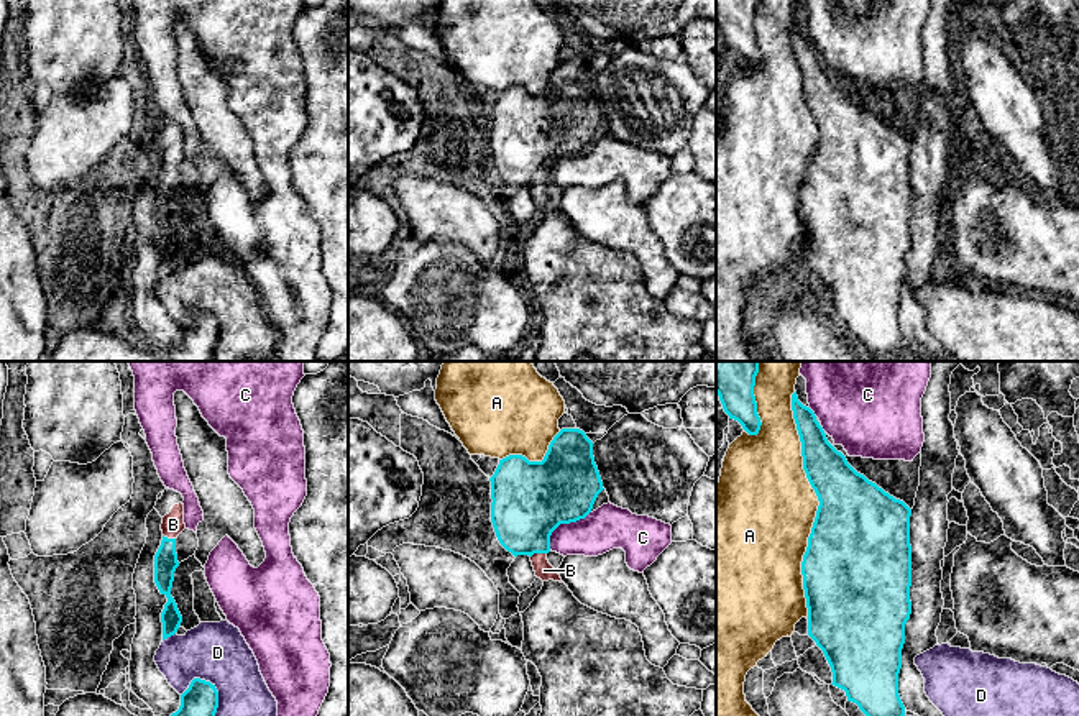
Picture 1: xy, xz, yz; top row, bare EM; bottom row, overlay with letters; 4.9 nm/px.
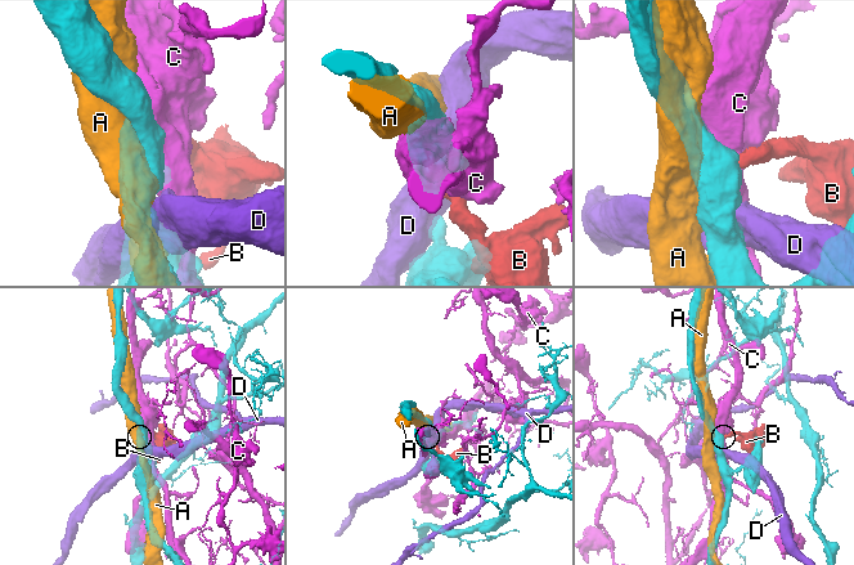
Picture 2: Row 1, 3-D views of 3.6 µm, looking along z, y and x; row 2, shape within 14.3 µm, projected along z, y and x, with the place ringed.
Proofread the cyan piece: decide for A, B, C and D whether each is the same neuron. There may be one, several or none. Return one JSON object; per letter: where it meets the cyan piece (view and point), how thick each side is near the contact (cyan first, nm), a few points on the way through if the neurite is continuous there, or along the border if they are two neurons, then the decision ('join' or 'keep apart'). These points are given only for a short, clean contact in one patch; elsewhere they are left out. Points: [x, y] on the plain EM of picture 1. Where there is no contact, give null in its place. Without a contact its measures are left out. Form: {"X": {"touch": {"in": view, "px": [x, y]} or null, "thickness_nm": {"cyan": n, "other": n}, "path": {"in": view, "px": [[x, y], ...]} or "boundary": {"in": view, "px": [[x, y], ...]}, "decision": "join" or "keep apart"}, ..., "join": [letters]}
{"A": {"touch": {"in": "yz", "px": [820, 137]}, "thickness_nm": {"cyan": 480, "other": 460}, "decision": "keep apart"}, "B": {"touch": {"in": "xz", "px": [537, 184]}, "thickness_nm": {"cyan": 360, "other": 90}, "path": {"in": "xz", "px": [[529, 135], [529, 166], [537, 184], [544, 202]]}, "decision": "join"}, "C": {"touch": {"in": "xz", "px": [562, 155]}, "thickness_nm": {"cyan": 380, "other": 220}, "decision": "keep apart"}, "D": {"touch": {"in": "xy", "px": [217, 330]}, "thickness_nm": {"cyan": 200, "other": 300}, "decision": "keep apart"}, "join": ["B"]}

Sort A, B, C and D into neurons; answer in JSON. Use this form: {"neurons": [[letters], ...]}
{"neurons": [["A"], ["B"], ["C"], ["D"]]}

